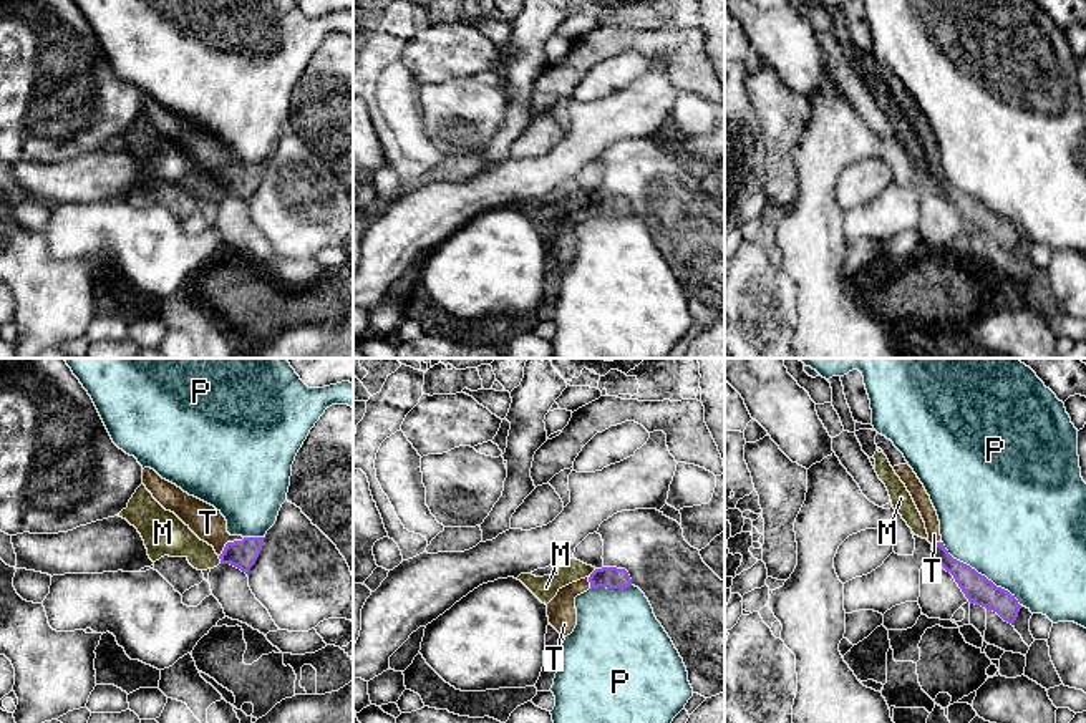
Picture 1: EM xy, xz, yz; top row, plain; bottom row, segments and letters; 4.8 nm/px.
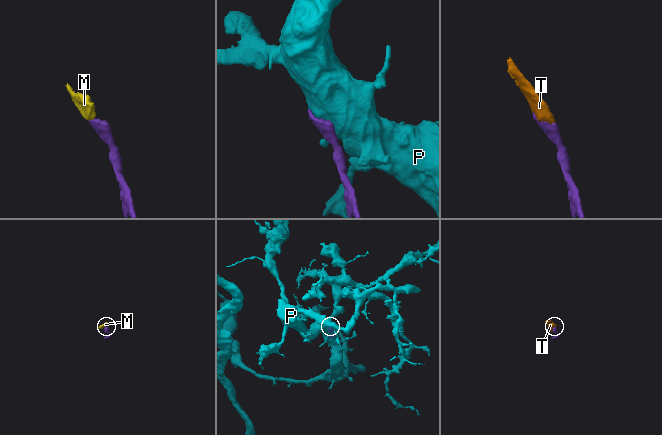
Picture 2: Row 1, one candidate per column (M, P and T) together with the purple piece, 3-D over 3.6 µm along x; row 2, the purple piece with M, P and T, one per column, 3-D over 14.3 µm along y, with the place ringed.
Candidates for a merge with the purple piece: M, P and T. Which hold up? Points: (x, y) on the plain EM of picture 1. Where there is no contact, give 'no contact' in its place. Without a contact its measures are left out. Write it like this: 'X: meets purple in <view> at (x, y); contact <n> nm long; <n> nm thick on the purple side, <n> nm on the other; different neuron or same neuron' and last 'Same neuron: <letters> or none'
M: meets purple in xz at (591, 203); contact 60 nm long; 110 nm thick on the purple side, 120 nm on the other; different neuron
P: meets purple in yz at (980, 203); contact 500 nm long; 140 nm thick on the purple side, 500 nm on the other; different neuron
T: meets purple in xy at (229, 171); contact 160 nm long; 140 nm thick on the purple side, 160 nm on the other; same neuron
Same neuron: T

